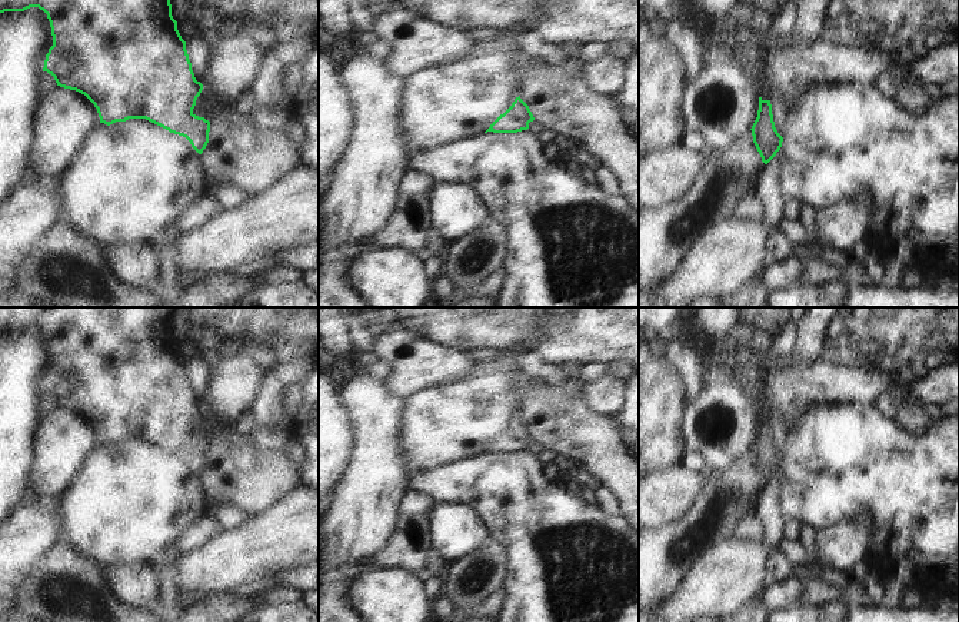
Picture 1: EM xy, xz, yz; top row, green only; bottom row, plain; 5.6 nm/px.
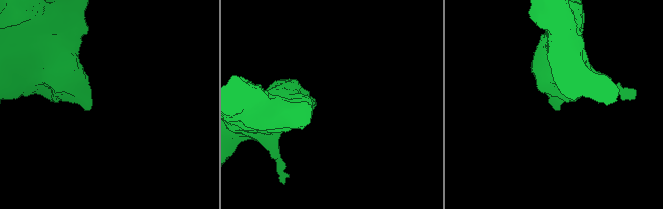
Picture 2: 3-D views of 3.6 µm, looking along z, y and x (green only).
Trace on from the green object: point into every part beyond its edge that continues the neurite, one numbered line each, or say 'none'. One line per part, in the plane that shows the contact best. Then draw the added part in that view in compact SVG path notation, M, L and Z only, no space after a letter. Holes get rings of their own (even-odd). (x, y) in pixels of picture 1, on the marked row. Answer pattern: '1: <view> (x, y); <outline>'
none

